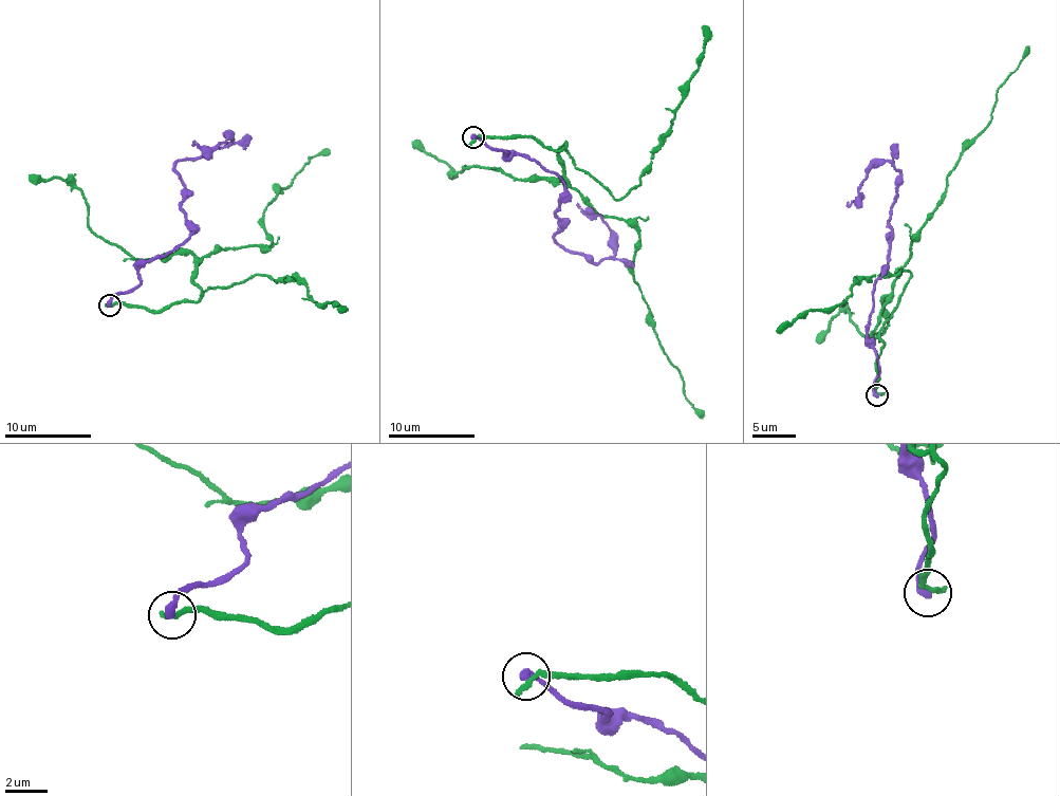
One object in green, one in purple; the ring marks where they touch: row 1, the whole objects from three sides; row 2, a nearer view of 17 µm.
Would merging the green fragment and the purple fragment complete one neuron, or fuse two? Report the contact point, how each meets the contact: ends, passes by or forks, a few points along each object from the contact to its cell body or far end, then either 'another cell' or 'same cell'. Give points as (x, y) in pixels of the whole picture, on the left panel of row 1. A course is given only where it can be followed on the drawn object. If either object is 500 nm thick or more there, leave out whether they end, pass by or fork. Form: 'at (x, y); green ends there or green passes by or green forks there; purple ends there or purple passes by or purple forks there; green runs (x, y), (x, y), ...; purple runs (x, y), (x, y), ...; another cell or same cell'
at (110, 304); green ends there; purple ends there; green runs (110, 306), (191, 301), (202, 293), (197, 260), (271, 244), (266, 203), (328, 149); purple runs (110, 306), (141, 281), (146, 262), (191, 232), (174, 164), (231, 141), (192, 143); another cell

